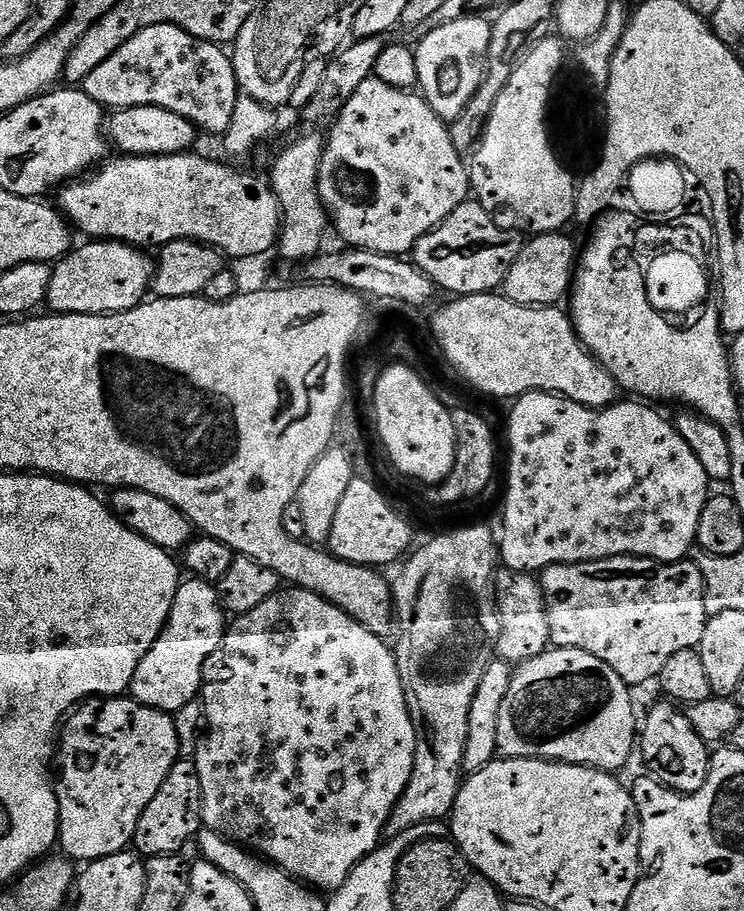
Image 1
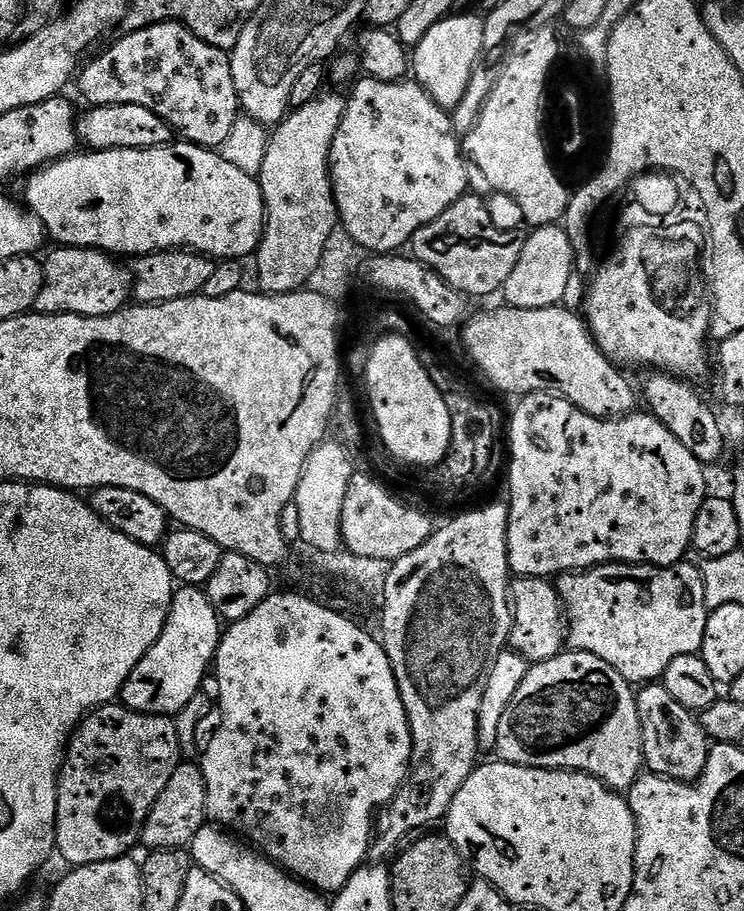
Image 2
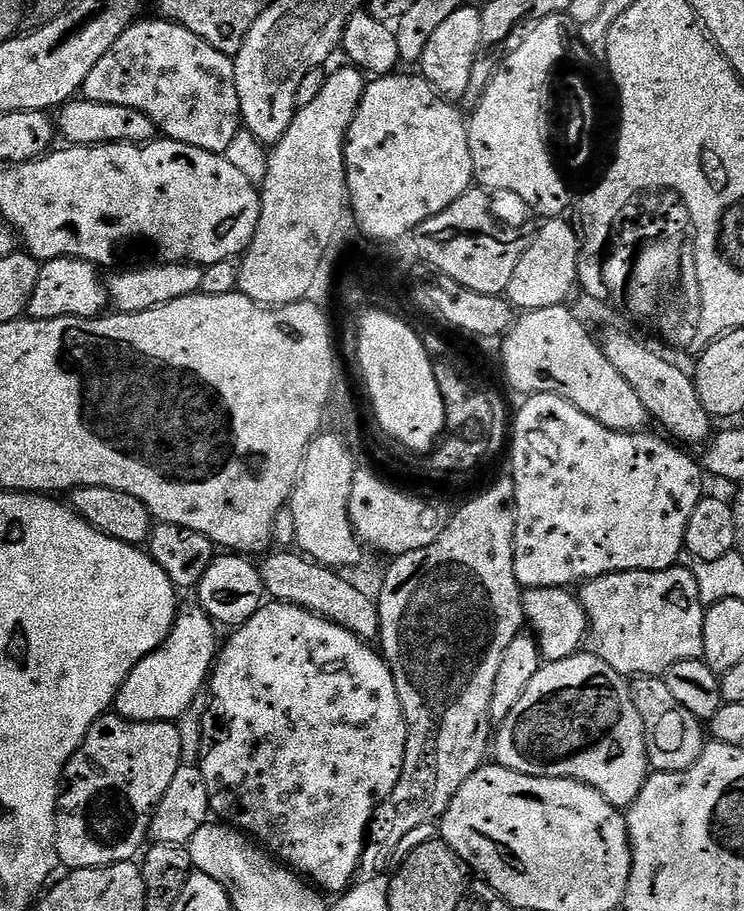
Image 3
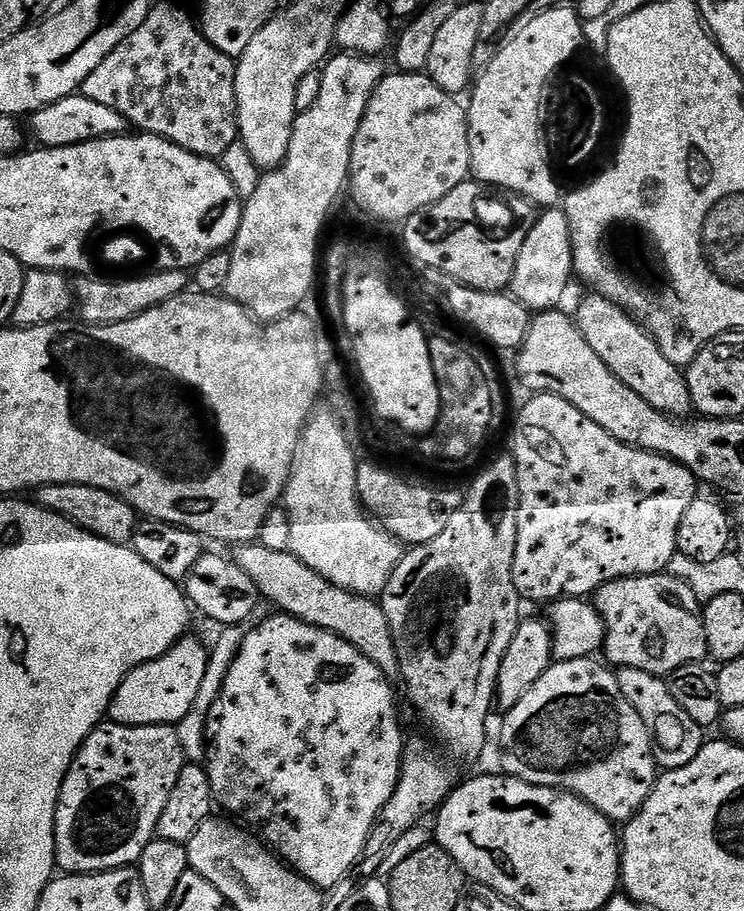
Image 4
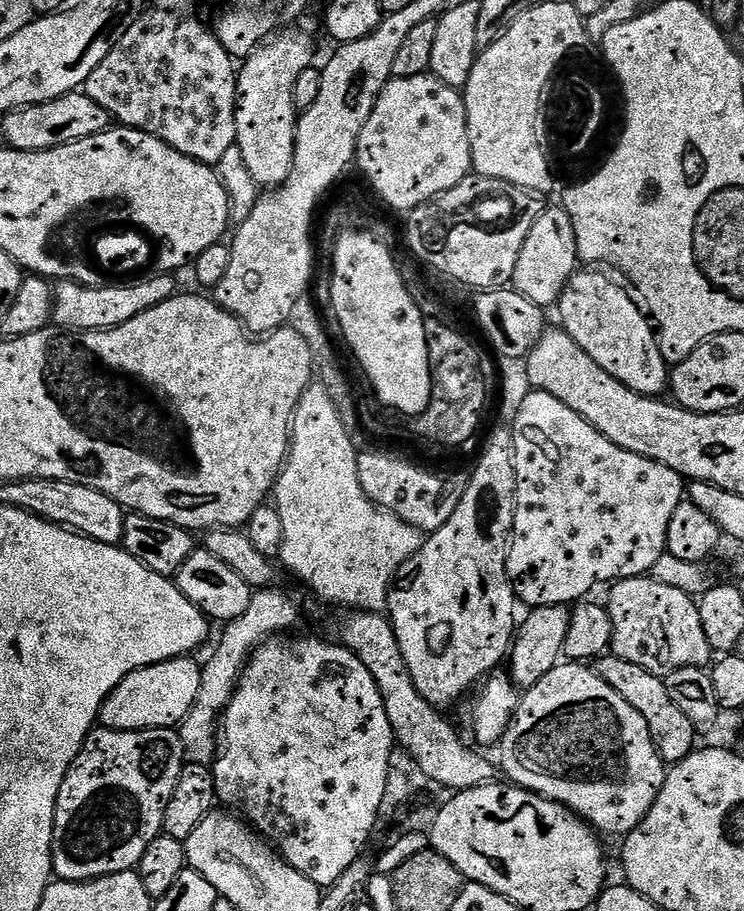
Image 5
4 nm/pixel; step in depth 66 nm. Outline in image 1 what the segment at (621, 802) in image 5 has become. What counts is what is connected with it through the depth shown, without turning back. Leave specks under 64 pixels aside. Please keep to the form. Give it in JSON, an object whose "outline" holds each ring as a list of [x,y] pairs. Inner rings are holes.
{"outline":[[[549,647],[547,652],[538,654],[538,658],[530,658],[530,662],[519,665],[519,667],[513,671],[512,681],[510,682],[510,691],[506,694],[506,702],[502,702],[502,714],[498,718],[499,755],[501,757],[511,758],[514,760],[558,760],[561,764],[577,764],[578,766],[586,766],[587,768],[600,768],[604,772],[610,772],[613,774],[619,773],[619,768],[627,766],[628,759],[631,758],[632,752],[634,756],[634,749],[638,744],[638,716],[636,720],[636,708],[632,705],[632,692],[633,689],[626,682],[622,682],[622,678],[618,678],[618,674],[614,674],[614,670],[610,670],[610,666],[606,666],[606,662],[602,662],[602,658],[594,658],[594,654],[586,654],[586,650],[578,650],[577,648]]]}

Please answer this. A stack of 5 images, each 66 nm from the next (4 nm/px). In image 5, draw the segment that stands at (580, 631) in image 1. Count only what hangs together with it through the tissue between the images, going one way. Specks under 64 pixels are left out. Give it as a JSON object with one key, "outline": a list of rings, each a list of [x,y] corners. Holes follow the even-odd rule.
{"outline":[[[635,576],[629,580],[618,580],[611,585],[606,607],[614,634],[612,635],[611,655],[622,658],[626,662],[634,662],[634,666],[642,666],[661,678],[679,668],[707,669],[713,663],[714,653],[710,642],[706,642],[706,630],[702,630],[699,603],[682,590],[674,590],[674,586],[666,586],[662,582],[648,576]]]}

